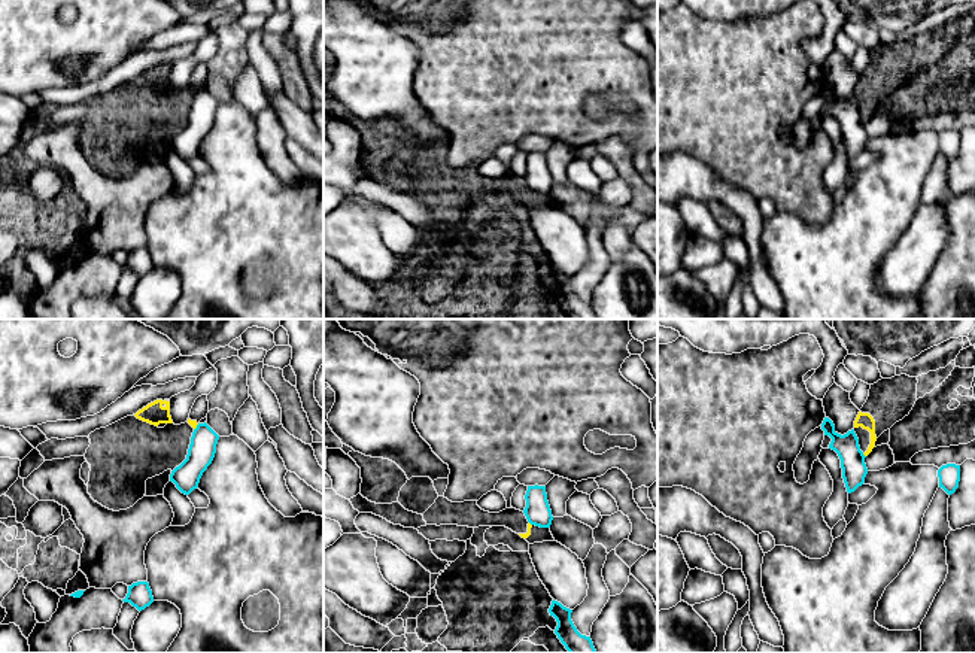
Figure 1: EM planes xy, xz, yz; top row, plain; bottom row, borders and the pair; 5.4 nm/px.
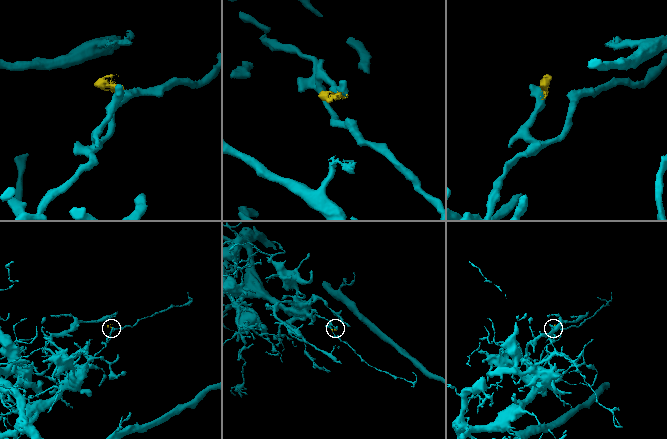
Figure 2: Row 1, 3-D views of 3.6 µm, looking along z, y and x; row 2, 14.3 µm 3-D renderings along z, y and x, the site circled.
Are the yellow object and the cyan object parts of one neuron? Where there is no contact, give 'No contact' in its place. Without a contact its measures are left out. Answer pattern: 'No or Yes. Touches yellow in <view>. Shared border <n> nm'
No. Touches yellow in xy. Shared border 50 nm

